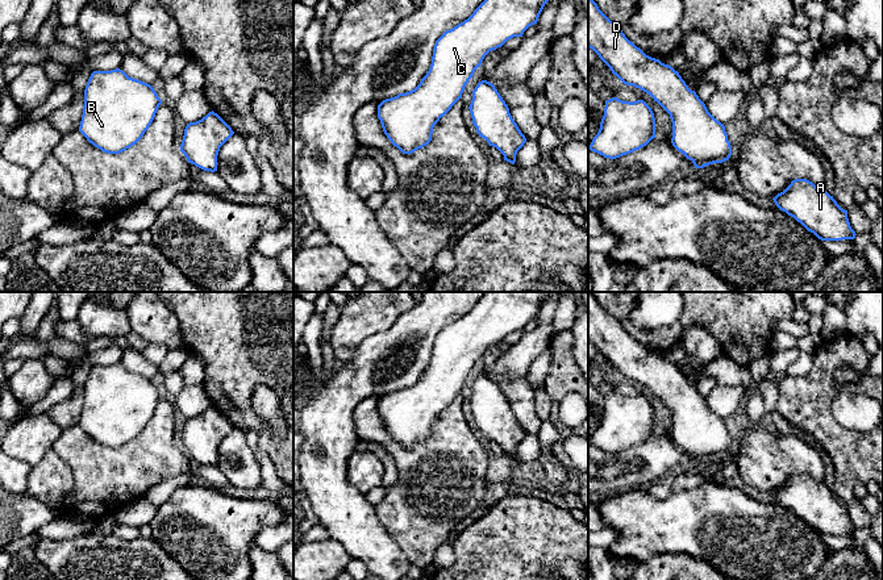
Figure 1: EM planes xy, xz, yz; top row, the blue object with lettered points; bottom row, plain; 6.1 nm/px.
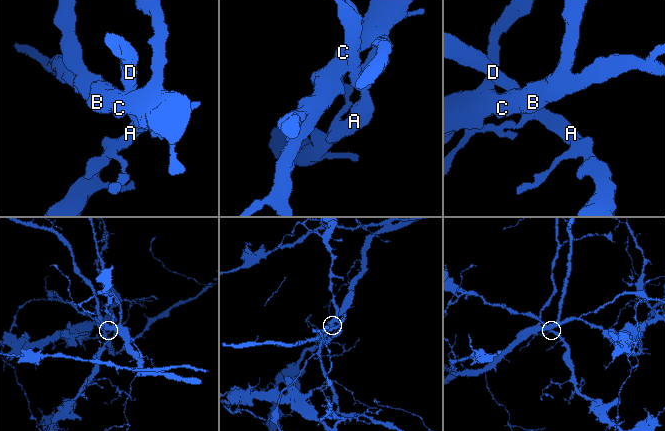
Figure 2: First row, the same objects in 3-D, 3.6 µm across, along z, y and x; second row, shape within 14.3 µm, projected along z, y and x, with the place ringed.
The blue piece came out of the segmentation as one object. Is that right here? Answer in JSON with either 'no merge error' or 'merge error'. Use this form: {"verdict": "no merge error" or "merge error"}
{"verdict": "merge error"}

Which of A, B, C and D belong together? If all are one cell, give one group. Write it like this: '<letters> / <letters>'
A D / B C

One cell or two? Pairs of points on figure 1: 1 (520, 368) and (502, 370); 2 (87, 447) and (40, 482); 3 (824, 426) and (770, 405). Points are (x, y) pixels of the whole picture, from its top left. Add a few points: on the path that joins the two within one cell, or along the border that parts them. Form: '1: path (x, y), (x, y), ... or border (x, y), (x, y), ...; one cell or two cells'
1: path (516, 368), (505, 368); one cell
2: border (51, 449), (71, 471), (73, 488), (70, 492); two cells
3: border (778, 379), (778, 405), (775, 409); two cells

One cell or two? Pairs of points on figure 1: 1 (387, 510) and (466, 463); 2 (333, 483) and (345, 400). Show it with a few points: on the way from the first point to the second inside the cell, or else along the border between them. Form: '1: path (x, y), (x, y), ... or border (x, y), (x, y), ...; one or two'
1: path (407, 510), (415, 510), (446, 479); one
2: path (333, 462), (334, 421); one

